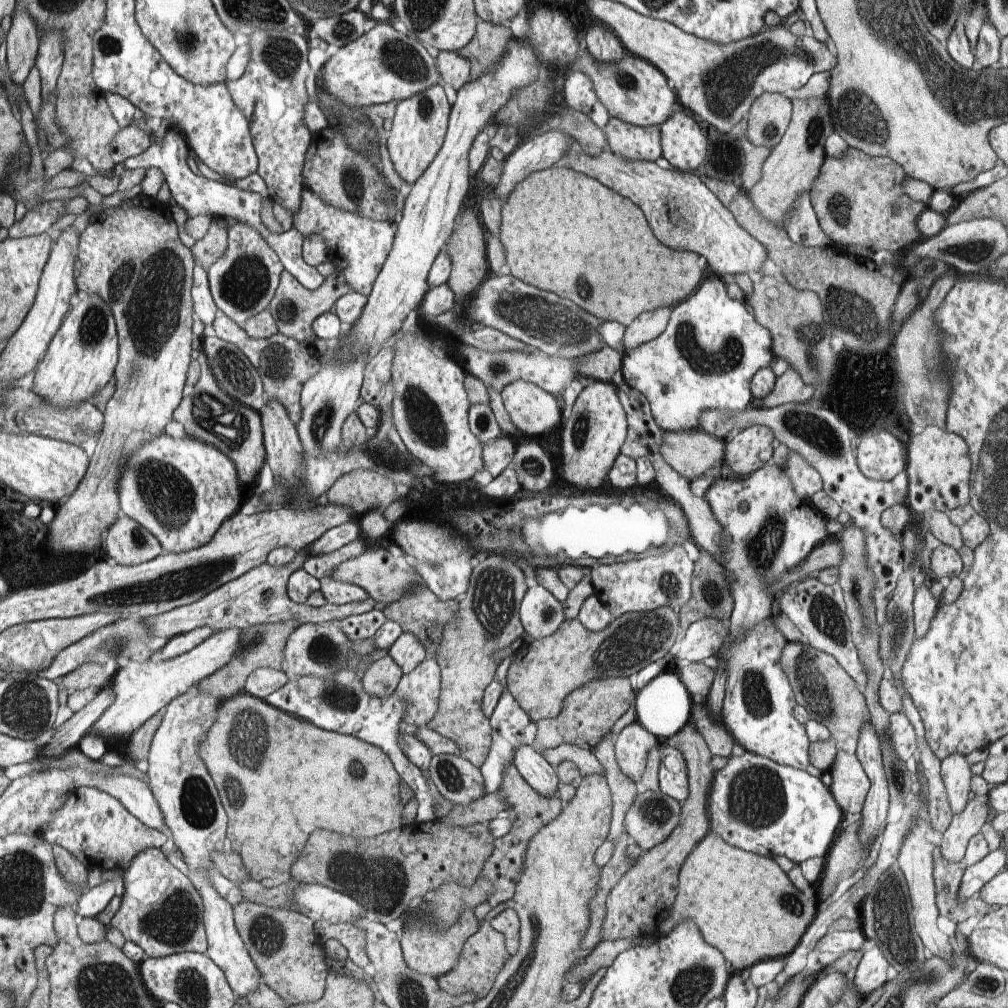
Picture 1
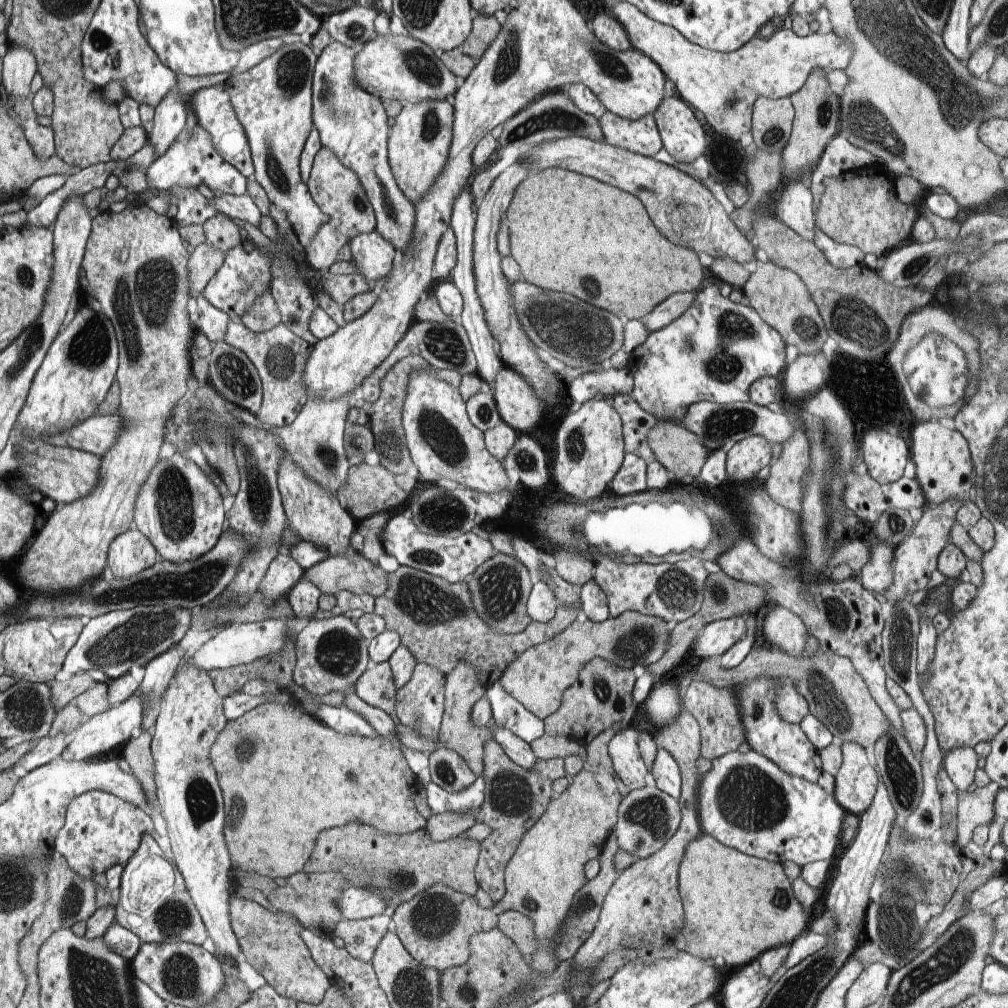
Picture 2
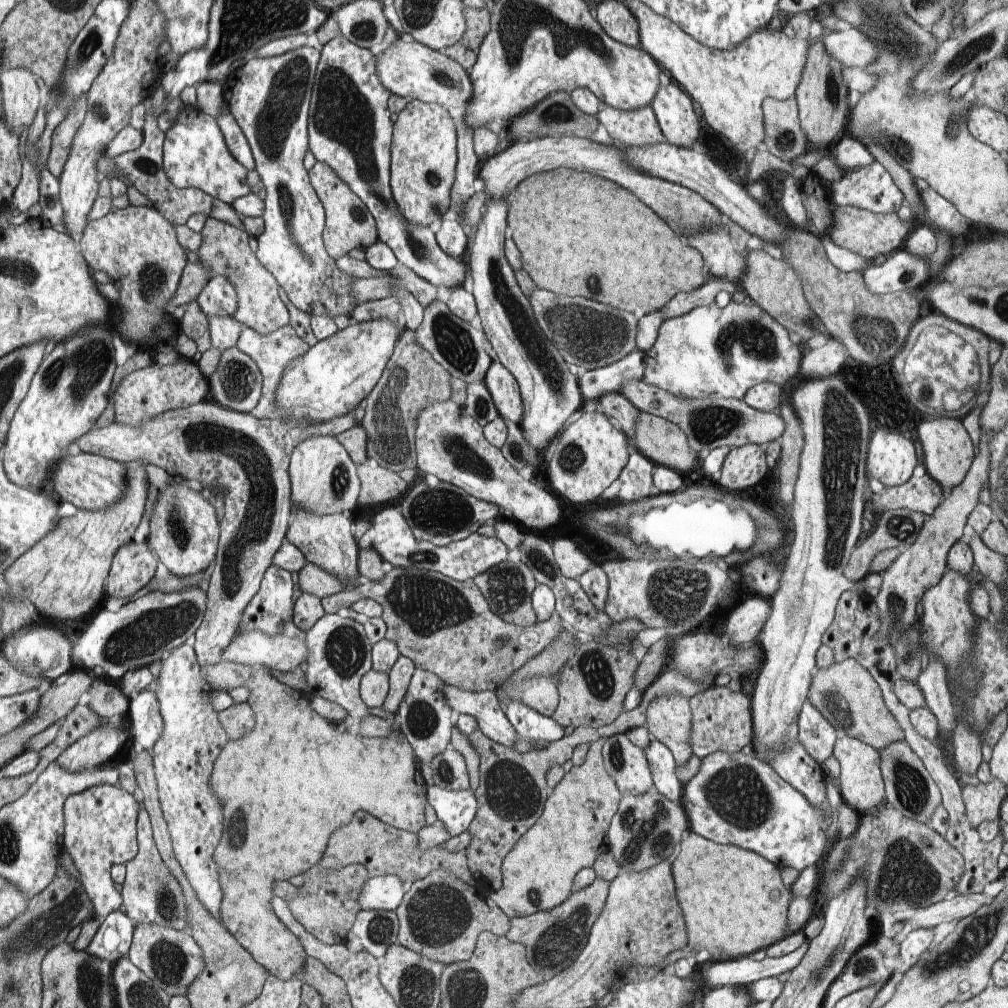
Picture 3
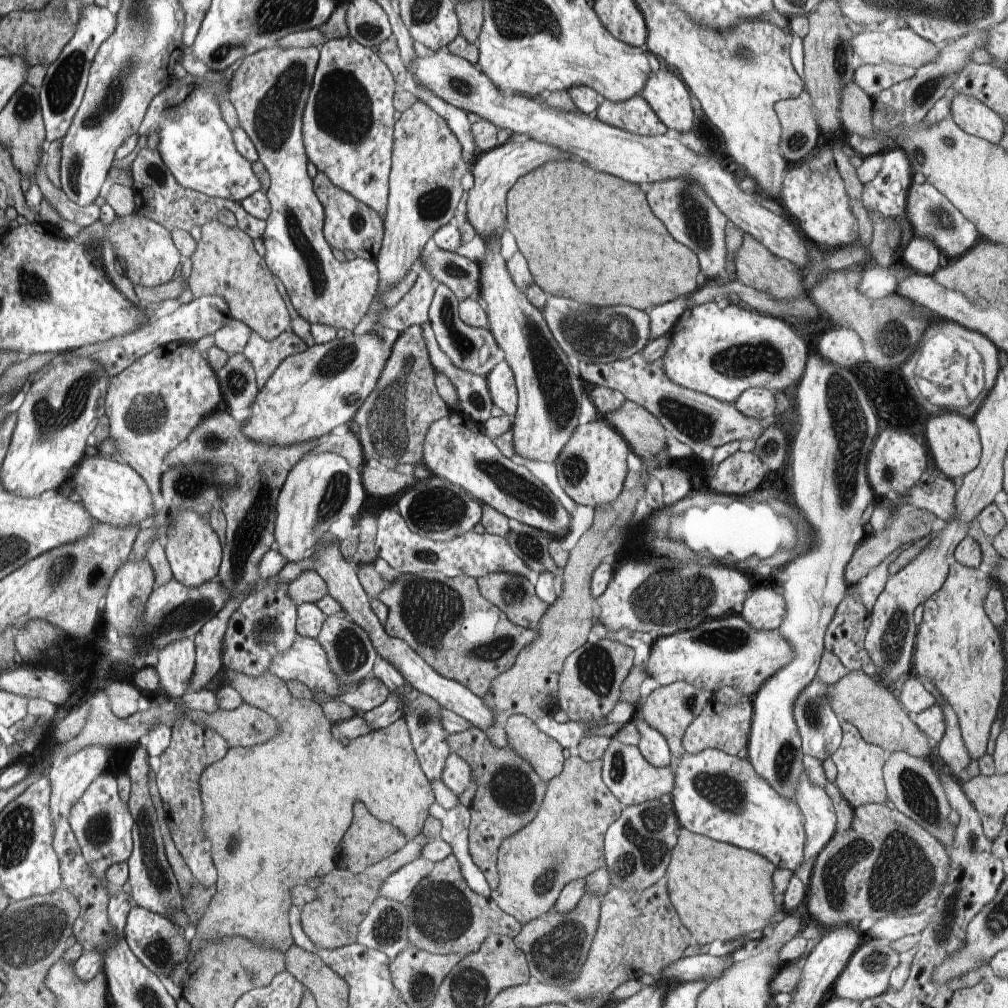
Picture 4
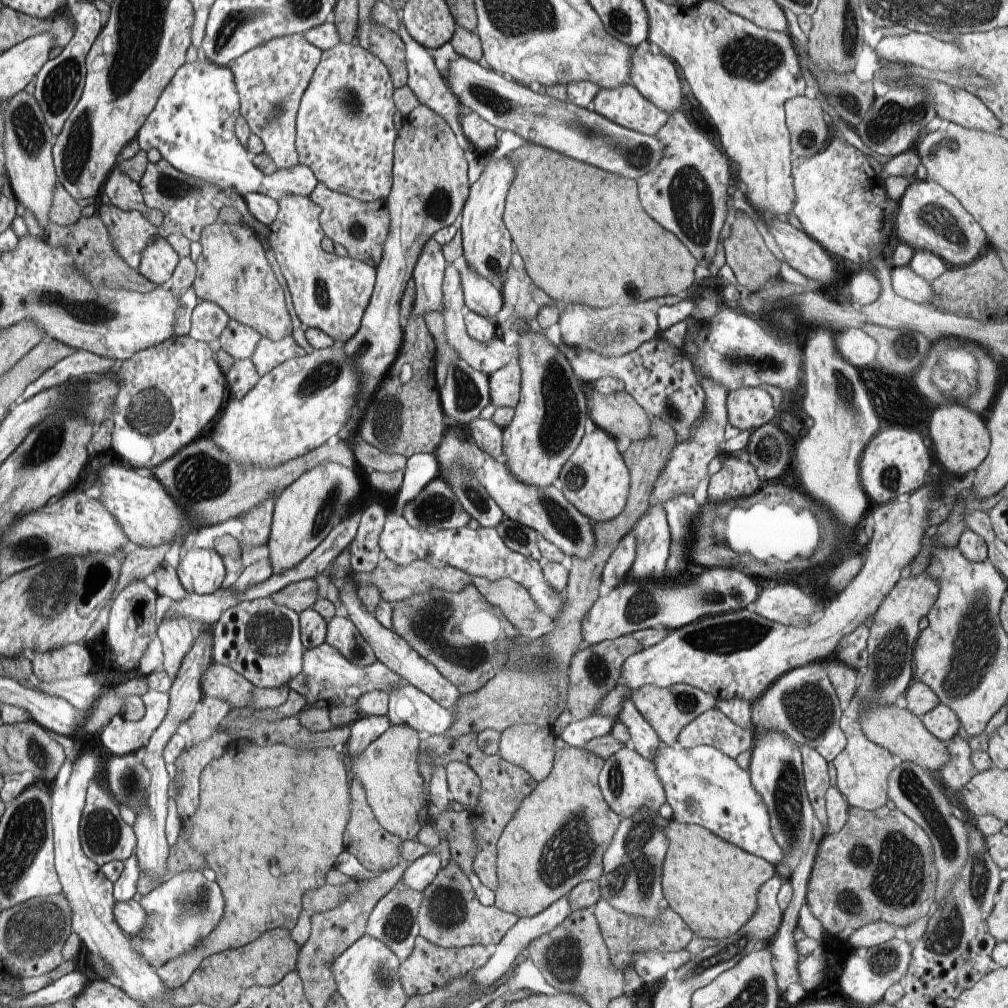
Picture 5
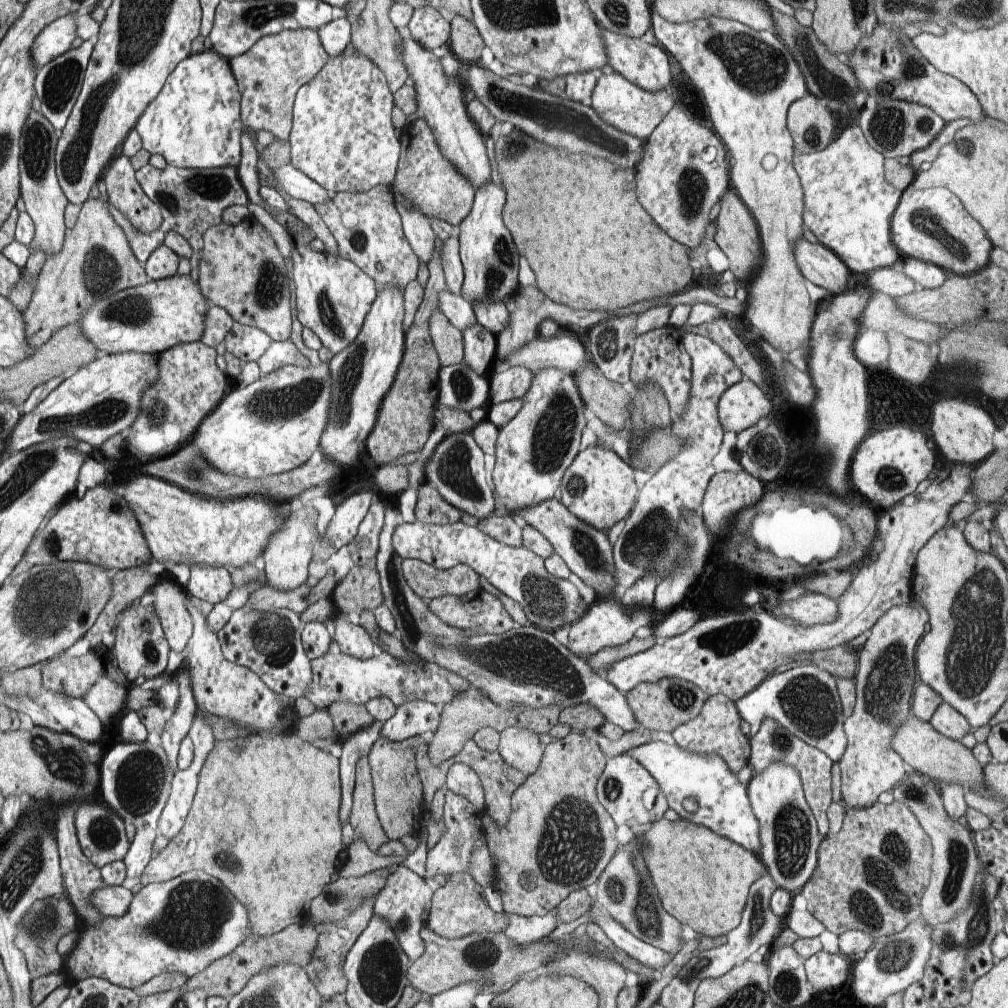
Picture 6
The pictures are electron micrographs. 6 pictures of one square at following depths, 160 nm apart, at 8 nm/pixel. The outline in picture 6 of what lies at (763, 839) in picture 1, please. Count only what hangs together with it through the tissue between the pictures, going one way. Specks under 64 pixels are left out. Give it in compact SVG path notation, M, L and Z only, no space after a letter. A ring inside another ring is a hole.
M650 741L631 748L627 753L642 763L658 781L669 808L675 810L682 819L709 828L754 853L760 850L759 822L747 795L747 786L738 781L724 759L716 755L689 753L673 741ZM690 796L698 803L696 812L684 809L684 800Z

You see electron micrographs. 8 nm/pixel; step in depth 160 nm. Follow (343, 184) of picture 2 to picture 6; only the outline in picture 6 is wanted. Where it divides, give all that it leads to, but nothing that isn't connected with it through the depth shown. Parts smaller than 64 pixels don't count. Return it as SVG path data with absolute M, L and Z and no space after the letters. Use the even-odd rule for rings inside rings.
M378 185L366 192L340 191L323 205L314 206L338 243L337 256L357 264L373 278L378 293L386 287L404 292L406 285L416 279L419 258L403 233L391 186Z

